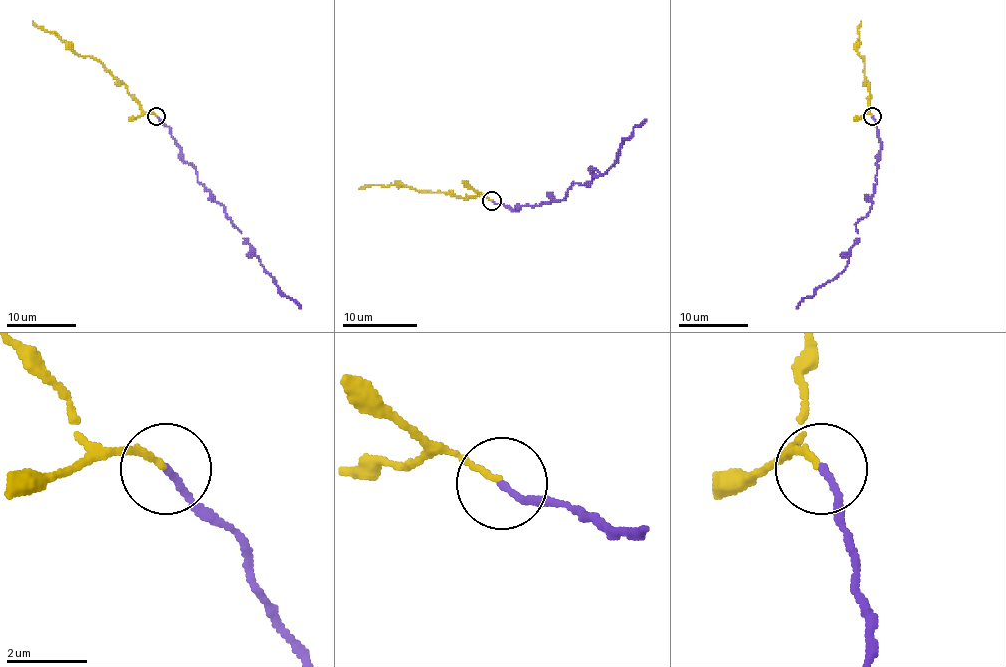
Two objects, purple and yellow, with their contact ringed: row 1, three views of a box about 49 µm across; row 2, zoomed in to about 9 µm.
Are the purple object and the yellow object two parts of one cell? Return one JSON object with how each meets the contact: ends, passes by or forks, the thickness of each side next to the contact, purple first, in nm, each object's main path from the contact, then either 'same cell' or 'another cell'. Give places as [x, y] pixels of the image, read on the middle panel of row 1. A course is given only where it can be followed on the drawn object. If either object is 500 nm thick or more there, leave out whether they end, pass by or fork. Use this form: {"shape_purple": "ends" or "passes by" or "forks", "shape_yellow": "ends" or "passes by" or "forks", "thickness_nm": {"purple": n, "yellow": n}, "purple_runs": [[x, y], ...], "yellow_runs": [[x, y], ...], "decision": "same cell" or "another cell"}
{"shape_purple": "ends", "shape_yellow": "ends", "thickness_nm": {"purple": 160, "yellow": 140}, "purple_runs": [[492, 200], [517, 209], [563, 198], [575, 183], [586, 185], [605, 173], [618, 157], [622, 142], [646, 119]], "yellow_runs": [[492, 200], [479, 194], [460, 198], [402, 185], [368, 185], [359, 188]], "decision": "same cell"}

